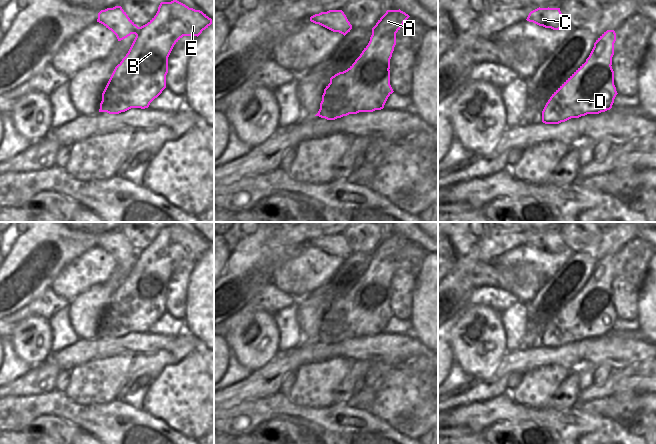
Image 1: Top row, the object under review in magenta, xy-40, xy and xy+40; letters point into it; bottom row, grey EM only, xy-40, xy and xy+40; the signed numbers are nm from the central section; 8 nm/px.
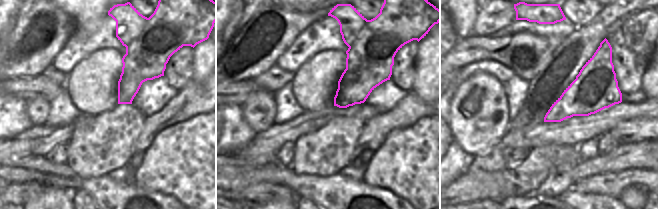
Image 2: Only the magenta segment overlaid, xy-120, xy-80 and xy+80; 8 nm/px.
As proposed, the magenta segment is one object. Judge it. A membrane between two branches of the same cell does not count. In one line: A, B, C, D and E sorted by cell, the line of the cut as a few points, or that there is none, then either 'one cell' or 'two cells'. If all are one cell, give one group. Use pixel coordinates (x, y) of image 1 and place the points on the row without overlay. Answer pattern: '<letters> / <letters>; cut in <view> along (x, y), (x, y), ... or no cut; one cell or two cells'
A B C E / D; cut in xy-40 along (124, 281), (138, 284), (153, 293), (163, 291), (167, 294); two cells

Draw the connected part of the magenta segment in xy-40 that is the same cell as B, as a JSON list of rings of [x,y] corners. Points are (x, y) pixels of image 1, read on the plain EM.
[[[173,224],[171,226],[161,226],[156,239],[145,249],[138,251],[126,238],[121,230],[107,232],[98,237],[97,246],[103,248],[111,254],[121,265],[131,258],[136,261],[124,281],[129,284],[137,284],[143,290],[151,290],[153,294],[160,294],[162,291],[168,294],[168,281],[174,269],[183,260],[199,260],[203,254],[212,248],[212,243],[209,242],[200,234],[189,232],[185,228]]]

